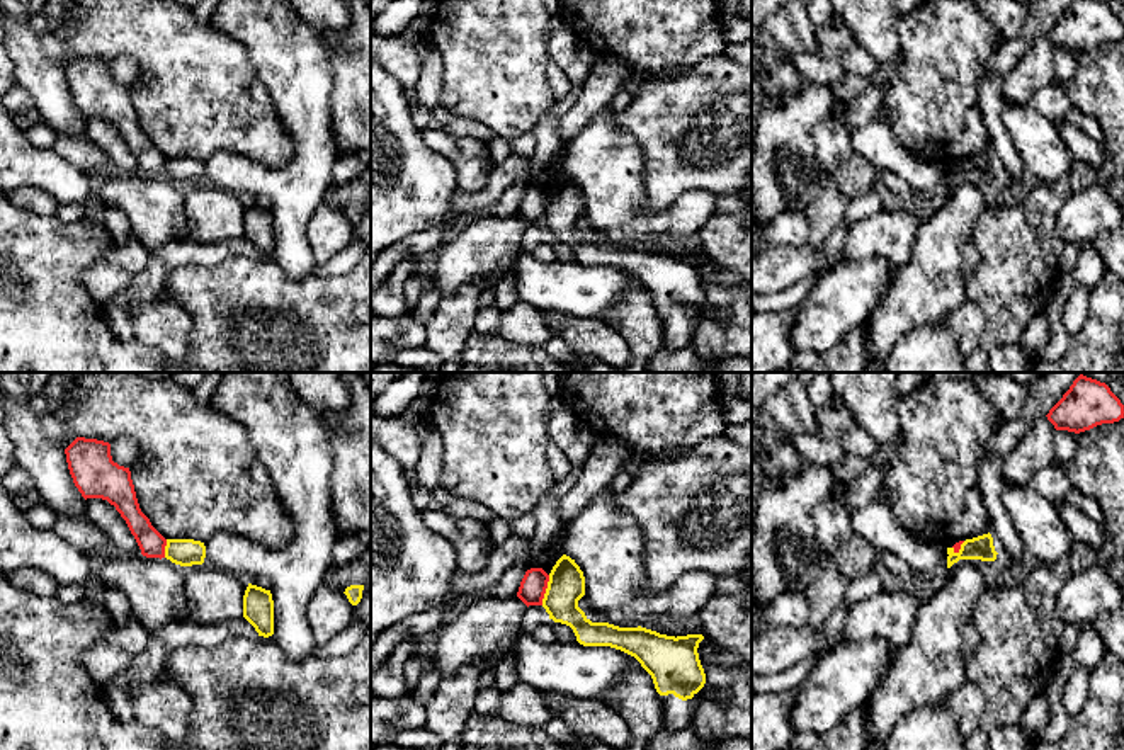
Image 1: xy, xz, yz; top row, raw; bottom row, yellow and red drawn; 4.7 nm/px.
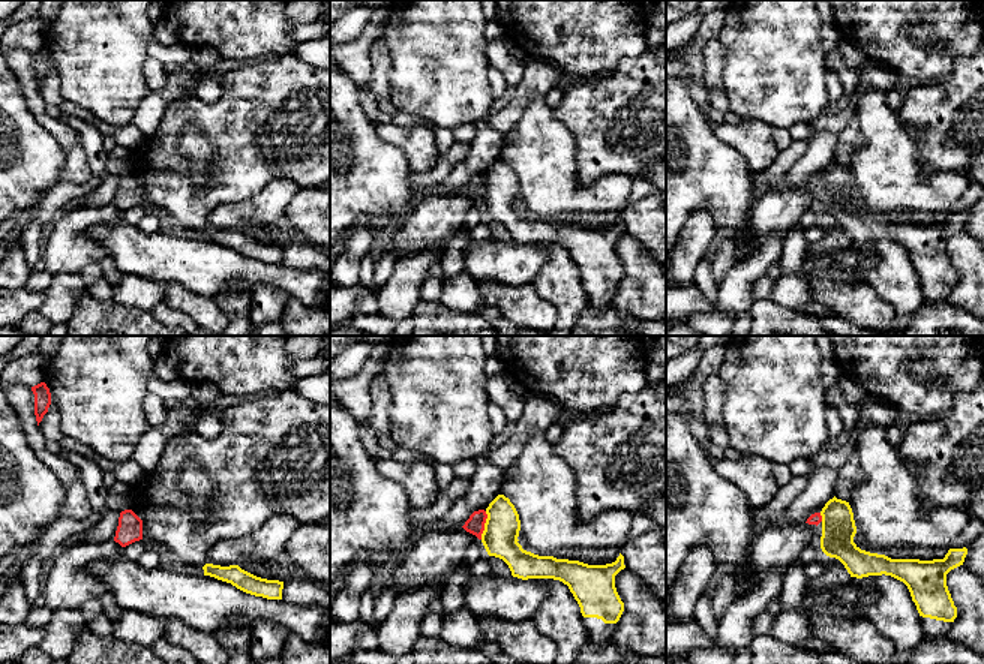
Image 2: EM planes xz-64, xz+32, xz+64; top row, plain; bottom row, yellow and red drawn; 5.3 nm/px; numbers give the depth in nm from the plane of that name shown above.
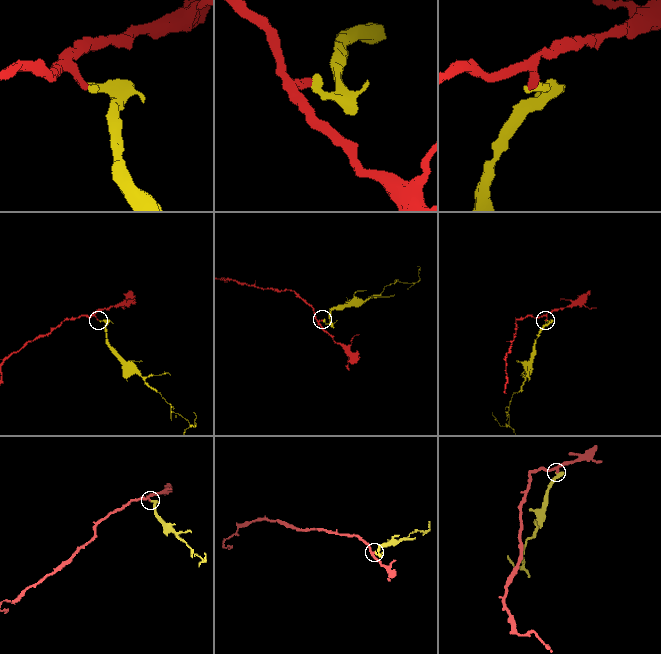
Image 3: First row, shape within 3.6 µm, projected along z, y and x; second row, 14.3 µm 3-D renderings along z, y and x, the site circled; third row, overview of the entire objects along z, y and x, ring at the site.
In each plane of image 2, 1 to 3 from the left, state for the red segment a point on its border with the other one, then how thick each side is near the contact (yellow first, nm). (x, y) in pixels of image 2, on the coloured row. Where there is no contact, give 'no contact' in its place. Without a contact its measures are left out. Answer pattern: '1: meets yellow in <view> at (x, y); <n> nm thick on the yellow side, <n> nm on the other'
1: no contact
2: meets yellow in xz+32 at (485, 525); 190 nm thick on the yellow side, 100 nm on the other
3: meets yellow in xz+64 at (822, 517); 180 nm thick on the yellow side, 60 nm on the other

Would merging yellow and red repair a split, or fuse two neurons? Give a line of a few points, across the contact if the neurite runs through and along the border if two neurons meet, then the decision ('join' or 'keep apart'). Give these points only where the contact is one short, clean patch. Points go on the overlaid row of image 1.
xz (550, 575), (541, 604) | keep apart

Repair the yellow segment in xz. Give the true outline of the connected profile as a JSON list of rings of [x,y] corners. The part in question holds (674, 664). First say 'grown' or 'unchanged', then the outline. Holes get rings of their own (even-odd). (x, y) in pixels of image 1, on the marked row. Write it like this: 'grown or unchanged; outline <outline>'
grown; outline [[[563,554],[549,573],[542,607],[554,622],[573,629],[583,646],[610,646],[634,656],[651,675],[663,704],[665,728],[687,728],[699,704],[706,673],[699,660],[702,634],[667,636],[646,628],[619,628],[592,622],[578,607],[585,595],[585,577],[570,556]]]

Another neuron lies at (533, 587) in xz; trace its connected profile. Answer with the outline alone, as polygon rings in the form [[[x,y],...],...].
[[[531,568],[525,571],[517,597],[529,605],[542,605],[548,588],[549,575],[542,568]]]

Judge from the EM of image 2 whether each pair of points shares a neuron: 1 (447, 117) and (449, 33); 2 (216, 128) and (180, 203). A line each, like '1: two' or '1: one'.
1: one
2: one

